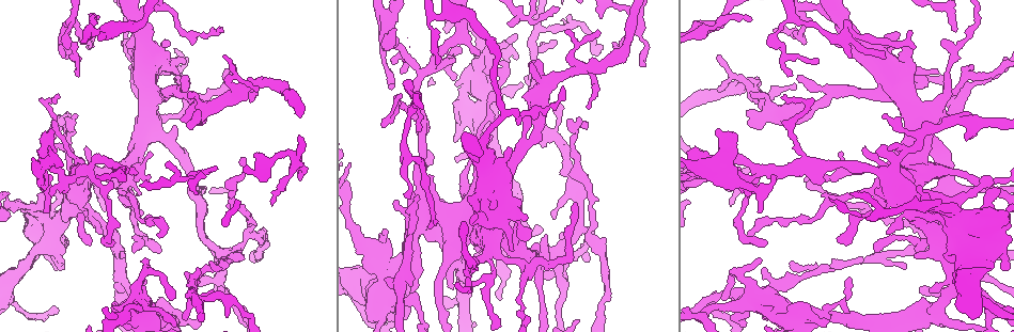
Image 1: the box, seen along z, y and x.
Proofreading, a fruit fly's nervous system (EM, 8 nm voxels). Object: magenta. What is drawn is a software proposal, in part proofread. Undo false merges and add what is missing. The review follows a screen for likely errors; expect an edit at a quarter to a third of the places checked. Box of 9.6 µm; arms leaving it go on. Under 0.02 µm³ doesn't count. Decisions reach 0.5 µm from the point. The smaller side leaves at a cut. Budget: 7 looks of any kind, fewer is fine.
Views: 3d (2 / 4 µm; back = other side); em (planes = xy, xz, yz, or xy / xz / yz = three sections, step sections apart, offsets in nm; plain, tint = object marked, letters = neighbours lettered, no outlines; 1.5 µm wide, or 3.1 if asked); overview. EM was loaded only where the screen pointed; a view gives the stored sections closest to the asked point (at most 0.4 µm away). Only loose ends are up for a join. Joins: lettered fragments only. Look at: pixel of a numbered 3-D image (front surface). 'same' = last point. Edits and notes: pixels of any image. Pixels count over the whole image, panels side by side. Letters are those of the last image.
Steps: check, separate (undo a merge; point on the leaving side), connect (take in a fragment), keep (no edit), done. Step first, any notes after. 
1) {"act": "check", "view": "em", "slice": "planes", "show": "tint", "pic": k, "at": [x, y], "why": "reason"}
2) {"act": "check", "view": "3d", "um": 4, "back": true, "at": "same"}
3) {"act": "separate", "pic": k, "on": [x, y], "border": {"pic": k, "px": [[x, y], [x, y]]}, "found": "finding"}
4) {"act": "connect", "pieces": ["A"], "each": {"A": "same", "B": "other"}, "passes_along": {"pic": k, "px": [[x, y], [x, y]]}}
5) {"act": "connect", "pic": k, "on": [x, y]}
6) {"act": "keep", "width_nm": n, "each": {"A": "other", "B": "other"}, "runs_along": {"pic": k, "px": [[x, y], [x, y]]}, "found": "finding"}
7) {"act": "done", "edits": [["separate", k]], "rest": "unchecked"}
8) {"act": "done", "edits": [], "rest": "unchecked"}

{"act": "check", "view": "3d", "um": 4, "pic": 1, "at": [223, 54]}

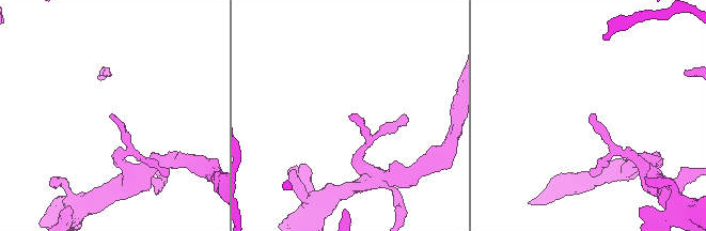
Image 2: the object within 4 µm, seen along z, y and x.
{"act": "check", "view": "em", "slice": "xz", "step": 8, "show": "letters", "pic": 2, "at": [111, 115]}

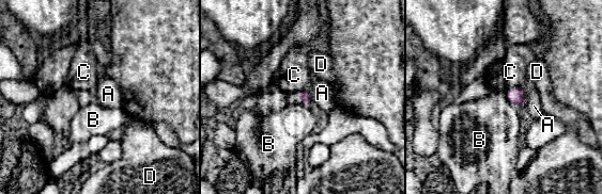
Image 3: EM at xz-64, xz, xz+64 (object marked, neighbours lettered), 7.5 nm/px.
{"act": "keep", "longest_contact_nm": ["B", 160], "each": {"A": "other", "B": "other", "C": "other", "D": "other"}, "border": {"pic": 3, "px": [[523, 86], [511, 86], [507, 90]]}, "found": "none of them fits"}

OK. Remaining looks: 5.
{"act": "check", "view": "3d", "um": 4, "pic": 1, "at": [124, 41], "why": "thin end"}

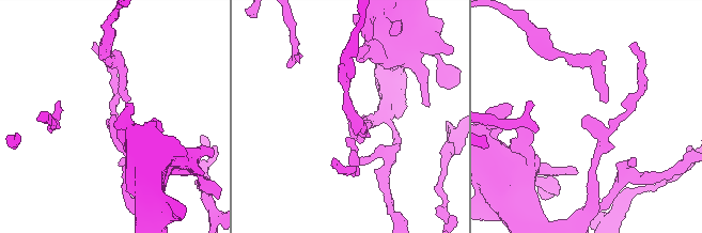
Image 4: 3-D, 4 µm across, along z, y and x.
{"act": "check", "view": "em", "slice": "planes", "show": "letters", "pic": 4, "at": [585, 117]}

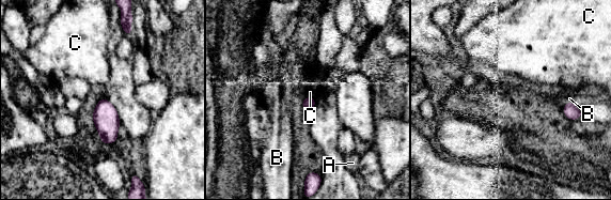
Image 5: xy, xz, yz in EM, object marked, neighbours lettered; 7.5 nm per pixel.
{"act": "keep", "each": {"A": "other", "B": "other", "C": "other"}, "border": {"pic": 5, "px": [[306, 96], [314, 97]]}, "found": "no lettered fragment goes on from it"}

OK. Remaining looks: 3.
{"act": "check", "view": "em", "slice": "yz", "step": 8, "show": "plain", "pic": 1, "at": [401, 282], "why": "a fork"}

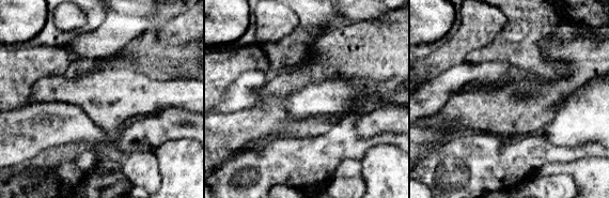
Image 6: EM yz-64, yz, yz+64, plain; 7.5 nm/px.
{"act": "check", "view": "em", "slice": "yz", "step": 8, "show": "tint", "at": "same"}

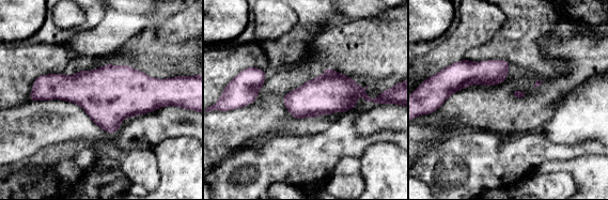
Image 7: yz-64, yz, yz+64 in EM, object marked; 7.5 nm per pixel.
{"act": "check", "view": "em", "slice": "yz", "step": 8, "show": "letters", "at": "same", "why": "what lies round it"}

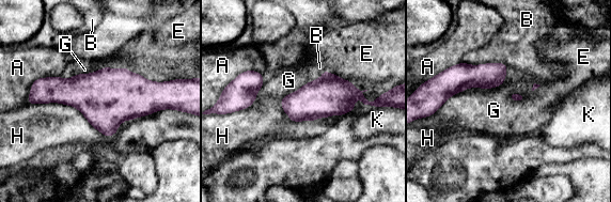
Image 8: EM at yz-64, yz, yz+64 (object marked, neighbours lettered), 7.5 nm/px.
{"act": "keep", "each": {"A": "other", "B": "other", "E": "other", "G": "other", "H": "other", "K": "other"}, "border": {"pic": 8, "px": [[505, 79], [456, 92], [437, 110]]}, "found": "one neuron here"}

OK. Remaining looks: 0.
{"act": "done", "edits": [], "rest": "unchecked"}

